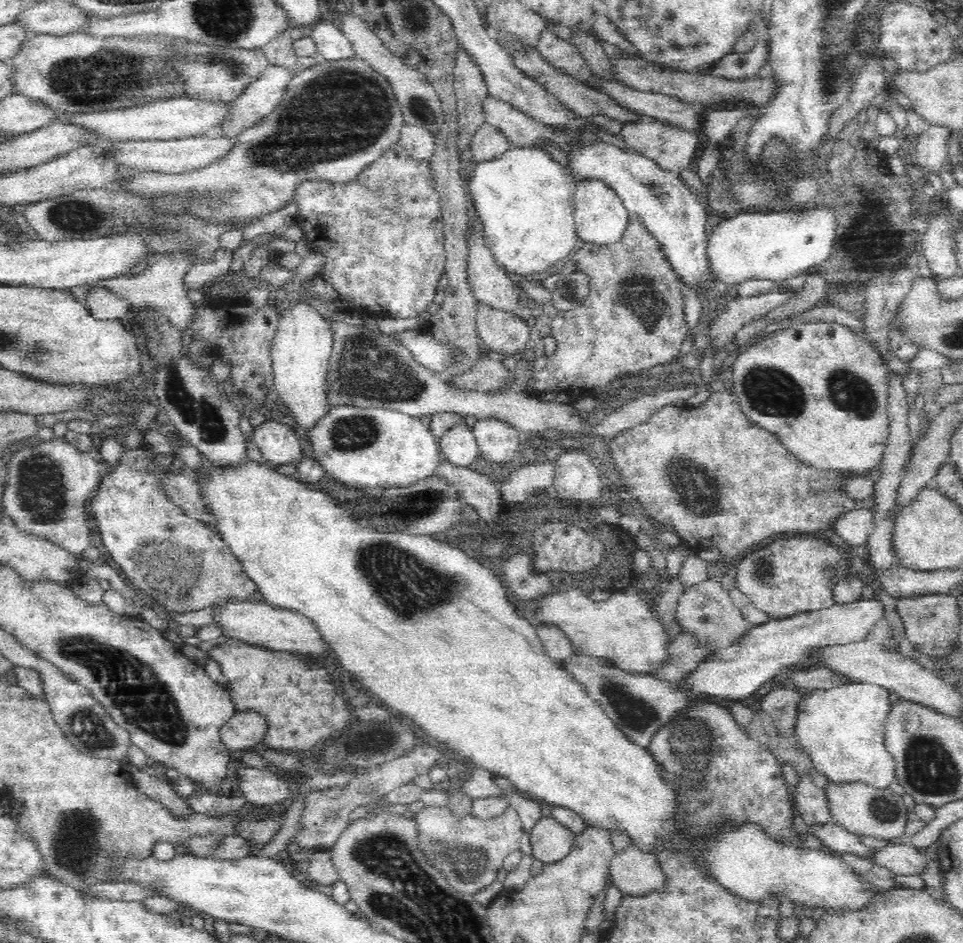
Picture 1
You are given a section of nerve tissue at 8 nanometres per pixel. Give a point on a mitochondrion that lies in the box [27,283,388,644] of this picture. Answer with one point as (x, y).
(170, 574)

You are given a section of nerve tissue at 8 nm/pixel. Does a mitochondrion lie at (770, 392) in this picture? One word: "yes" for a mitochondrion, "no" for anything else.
yes

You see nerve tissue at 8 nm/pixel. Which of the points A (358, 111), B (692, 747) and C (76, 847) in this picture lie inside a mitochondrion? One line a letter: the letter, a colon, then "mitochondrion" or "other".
A: mitochondrion
B: mitochondrion
C: mitochondrion

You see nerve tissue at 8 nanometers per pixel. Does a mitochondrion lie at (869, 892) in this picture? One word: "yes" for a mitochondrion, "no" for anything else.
no

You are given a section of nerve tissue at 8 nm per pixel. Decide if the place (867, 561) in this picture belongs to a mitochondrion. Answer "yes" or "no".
no

